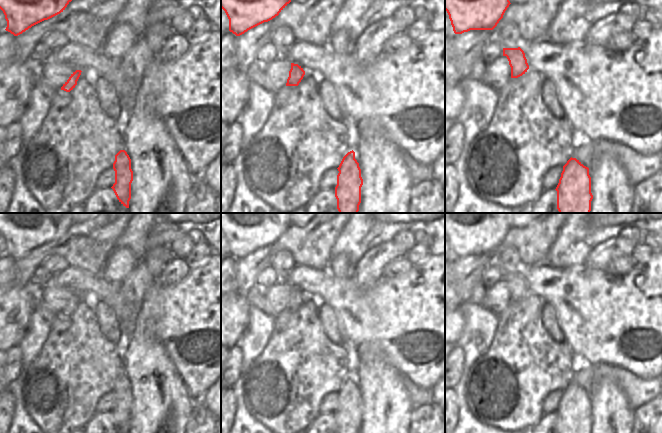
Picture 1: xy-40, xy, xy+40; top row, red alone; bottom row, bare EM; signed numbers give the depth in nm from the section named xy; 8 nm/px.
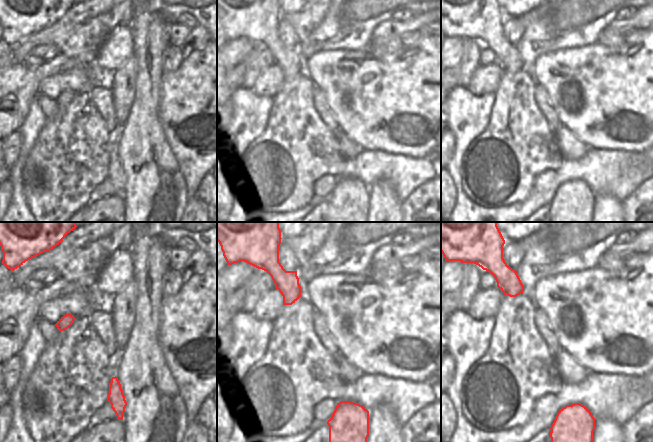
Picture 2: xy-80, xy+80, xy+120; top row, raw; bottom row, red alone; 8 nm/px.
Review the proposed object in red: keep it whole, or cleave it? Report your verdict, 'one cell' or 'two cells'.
one cell

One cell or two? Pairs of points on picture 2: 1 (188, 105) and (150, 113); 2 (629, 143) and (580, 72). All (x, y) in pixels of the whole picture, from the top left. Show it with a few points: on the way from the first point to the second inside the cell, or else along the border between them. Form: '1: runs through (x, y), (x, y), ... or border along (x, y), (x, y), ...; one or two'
1: border along (160, 88), (159, 121), (164, 134); two
2: runs through (608, 136), (600, 128), (600, 95), (598, 93); one

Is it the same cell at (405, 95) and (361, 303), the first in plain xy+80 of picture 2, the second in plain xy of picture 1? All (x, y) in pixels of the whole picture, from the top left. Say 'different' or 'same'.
same

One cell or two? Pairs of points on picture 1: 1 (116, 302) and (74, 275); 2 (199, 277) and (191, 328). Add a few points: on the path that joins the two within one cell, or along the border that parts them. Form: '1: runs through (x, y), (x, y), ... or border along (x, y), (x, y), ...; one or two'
1: runs through (106, 292), (93, 284), (84, 282); one
2: runs through (199, 290), (199, 315); one

